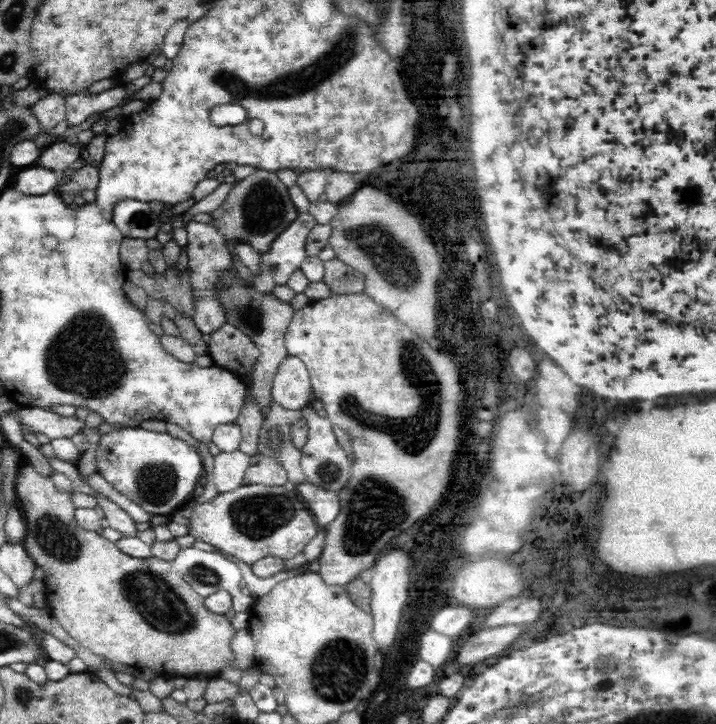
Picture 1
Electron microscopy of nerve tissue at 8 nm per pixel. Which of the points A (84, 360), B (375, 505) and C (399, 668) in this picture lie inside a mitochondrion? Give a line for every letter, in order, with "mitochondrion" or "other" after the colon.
A: mitochondrion
B: mitochondrion
C: other

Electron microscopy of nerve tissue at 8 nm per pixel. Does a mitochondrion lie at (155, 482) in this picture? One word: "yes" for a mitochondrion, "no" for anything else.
yes

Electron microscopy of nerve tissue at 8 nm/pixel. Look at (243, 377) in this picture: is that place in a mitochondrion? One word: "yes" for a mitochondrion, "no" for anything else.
no

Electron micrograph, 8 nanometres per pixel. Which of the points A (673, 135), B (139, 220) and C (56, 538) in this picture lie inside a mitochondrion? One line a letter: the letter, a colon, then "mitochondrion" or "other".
A: other
B: mitochondrion
C: mitochondrion

